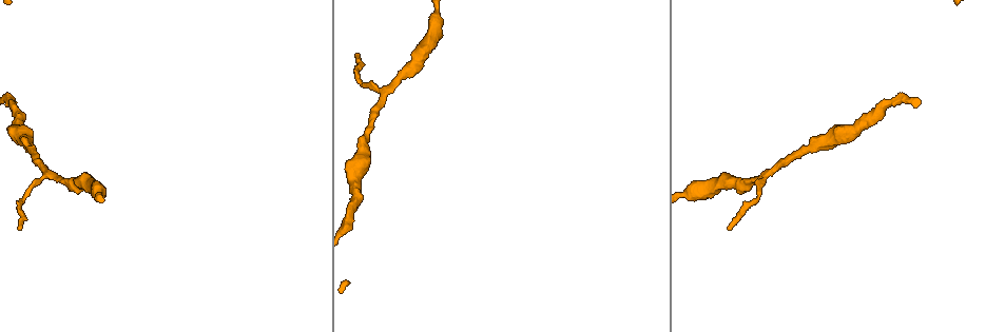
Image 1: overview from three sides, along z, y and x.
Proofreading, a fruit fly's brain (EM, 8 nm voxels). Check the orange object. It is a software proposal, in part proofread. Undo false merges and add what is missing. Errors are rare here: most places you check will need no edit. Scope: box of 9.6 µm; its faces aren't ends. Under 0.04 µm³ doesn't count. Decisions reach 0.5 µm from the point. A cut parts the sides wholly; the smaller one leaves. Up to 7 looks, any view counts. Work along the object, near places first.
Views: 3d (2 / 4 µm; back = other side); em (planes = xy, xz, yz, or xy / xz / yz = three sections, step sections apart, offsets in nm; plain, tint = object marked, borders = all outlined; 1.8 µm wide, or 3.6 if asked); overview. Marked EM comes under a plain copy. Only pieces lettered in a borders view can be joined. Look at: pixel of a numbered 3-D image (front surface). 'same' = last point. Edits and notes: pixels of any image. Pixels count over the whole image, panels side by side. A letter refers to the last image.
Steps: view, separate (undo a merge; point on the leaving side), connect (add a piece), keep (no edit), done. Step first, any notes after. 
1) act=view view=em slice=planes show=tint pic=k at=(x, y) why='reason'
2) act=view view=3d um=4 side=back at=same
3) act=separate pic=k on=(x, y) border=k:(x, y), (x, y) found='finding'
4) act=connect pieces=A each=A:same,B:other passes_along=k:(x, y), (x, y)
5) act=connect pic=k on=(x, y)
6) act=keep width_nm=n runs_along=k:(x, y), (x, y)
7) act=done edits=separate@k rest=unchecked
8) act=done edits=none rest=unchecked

act=view view=3d um=2 pic=1 at=(686, 197) why='sudden change in width'

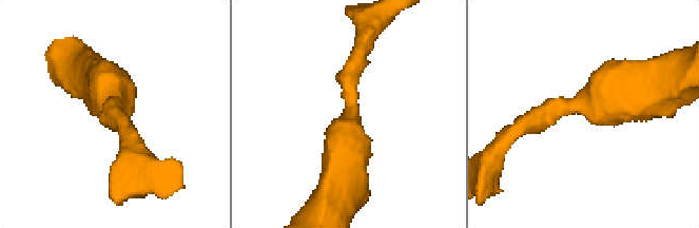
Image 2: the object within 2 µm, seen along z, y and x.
act=view view=em slice=planes show=tint pic=2 at=(351, 116) why='need the tissue'

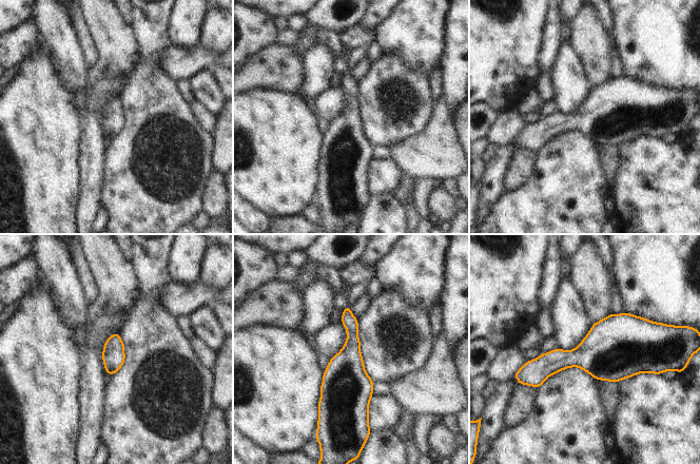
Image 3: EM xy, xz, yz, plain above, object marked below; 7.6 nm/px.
act=view view=em slice=planes show=borders at=same why='see the neighbours'

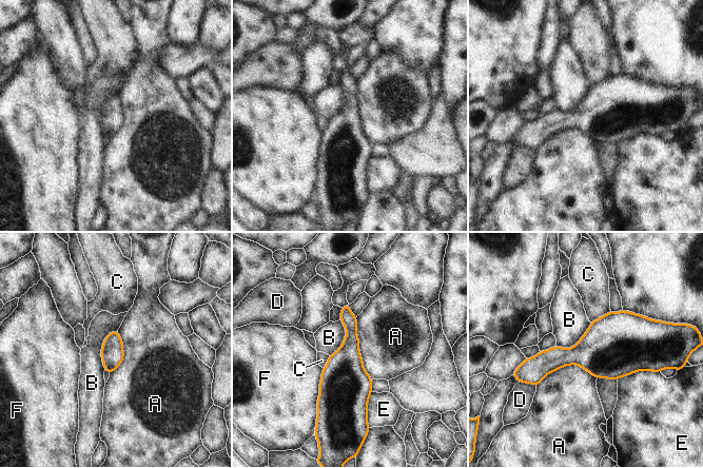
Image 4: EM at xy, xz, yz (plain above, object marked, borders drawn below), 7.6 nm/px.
act=keep each=A:other,B:other,C:other,D:other,E:other,F:other border=4:(597, 377), (566, 365), (536, 386) found='all the same neuron'

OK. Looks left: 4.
act=view view=em slice=xy step=16 show=tint pic=1 at=(744, 185) why='calibre changes'

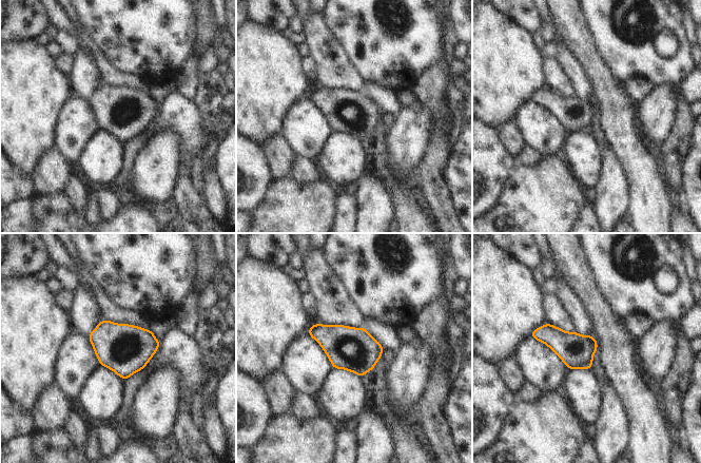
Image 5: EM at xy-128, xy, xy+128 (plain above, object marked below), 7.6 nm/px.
act=view view=em slice=planes show=borders at=same why='cut it another way'

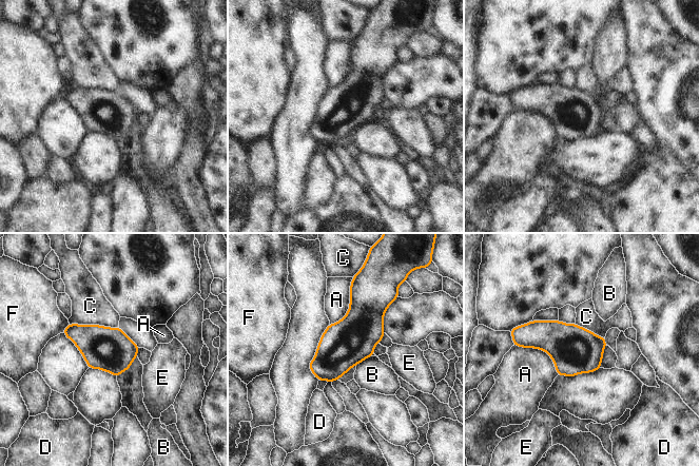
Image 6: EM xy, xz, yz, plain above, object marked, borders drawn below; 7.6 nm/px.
act=keep width_nm=340 longest_contact=A:420nm each=A:other,B:other,C:other,D:other,E:other,F:other found='one neuron here'

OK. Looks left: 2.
act=view view=em slice=planes show=tint pic=1 at=(20, 228) why='thin end'

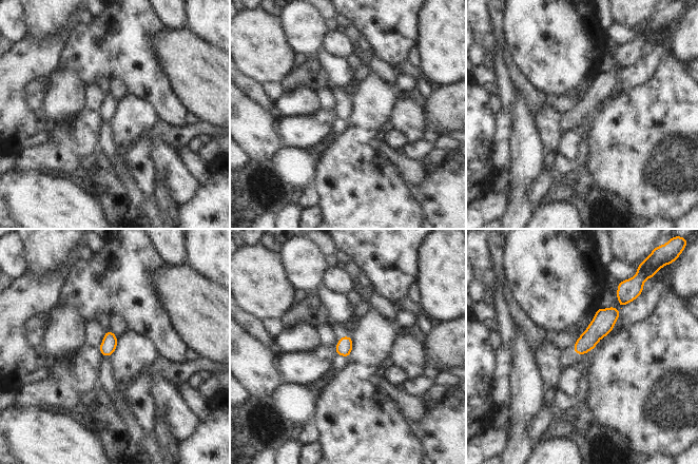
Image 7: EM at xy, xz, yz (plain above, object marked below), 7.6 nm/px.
act=view view=em slice=planes show=borders at=same

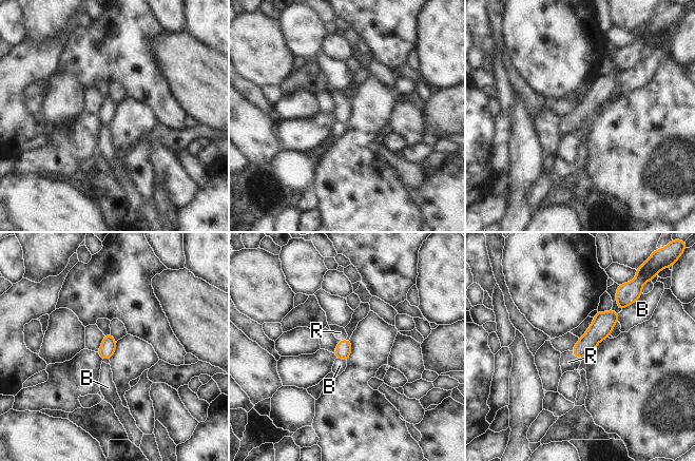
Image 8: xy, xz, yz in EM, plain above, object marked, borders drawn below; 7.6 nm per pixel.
act=connect pic=8 on=(568, 362) each=B:other,R:same found='it goes on there'

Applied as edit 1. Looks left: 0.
act=done edits=connect@8 rest=unchecked

